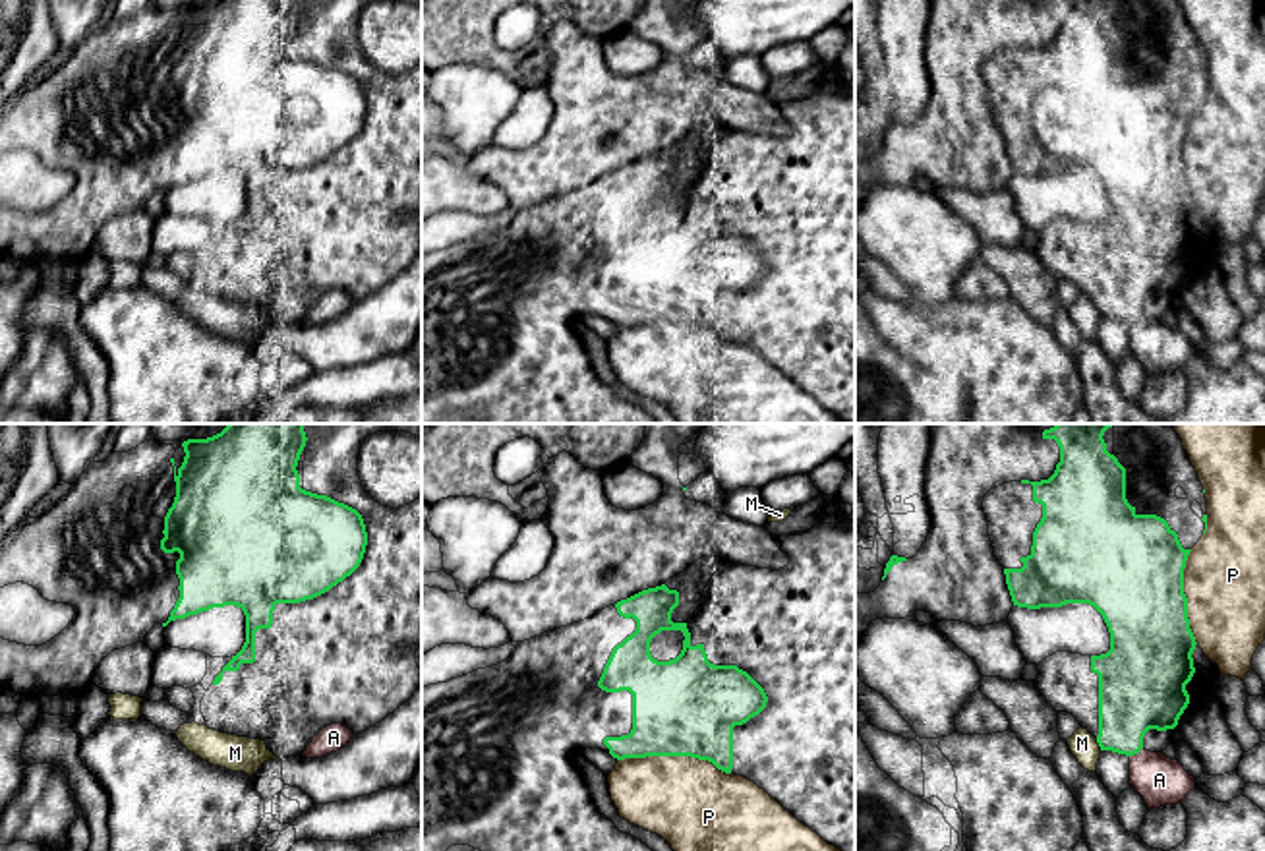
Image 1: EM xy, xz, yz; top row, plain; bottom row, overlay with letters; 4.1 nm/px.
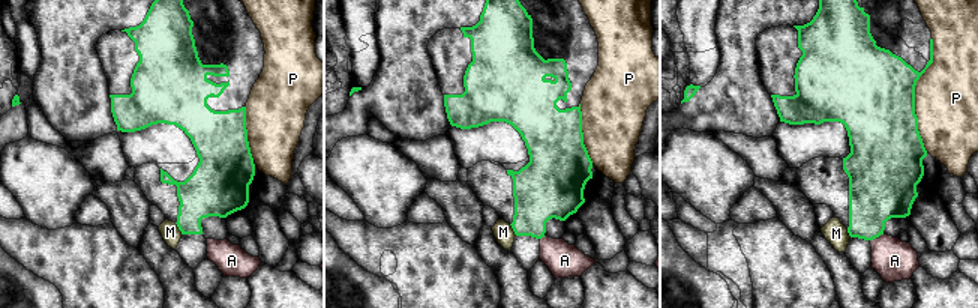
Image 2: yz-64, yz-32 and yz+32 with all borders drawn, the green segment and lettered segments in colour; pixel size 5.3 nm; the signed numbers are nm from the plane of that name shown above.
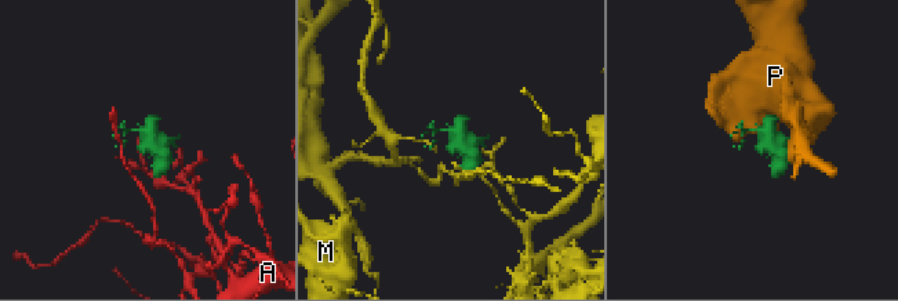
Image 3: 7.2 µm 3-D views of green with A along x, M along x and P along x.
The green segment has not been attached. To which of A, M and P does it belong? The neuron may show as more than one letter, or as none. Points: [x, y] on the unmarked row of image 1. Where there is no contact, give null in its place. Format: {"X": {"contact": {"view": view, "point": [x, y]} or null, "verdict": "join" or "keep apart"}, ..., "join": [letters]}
{"A": {"contact": {"view": "yz", "point": [1136, 320]}, "verdict": "keep apart"}, "M": {"contact": {"view": "yz", "point": [1099, 312]}, "verdict": "keep apart"}, "P": {"contact": {"view": "xz", "point": [674, 322]}, "verdict": "keep apart"}, "join": []}

